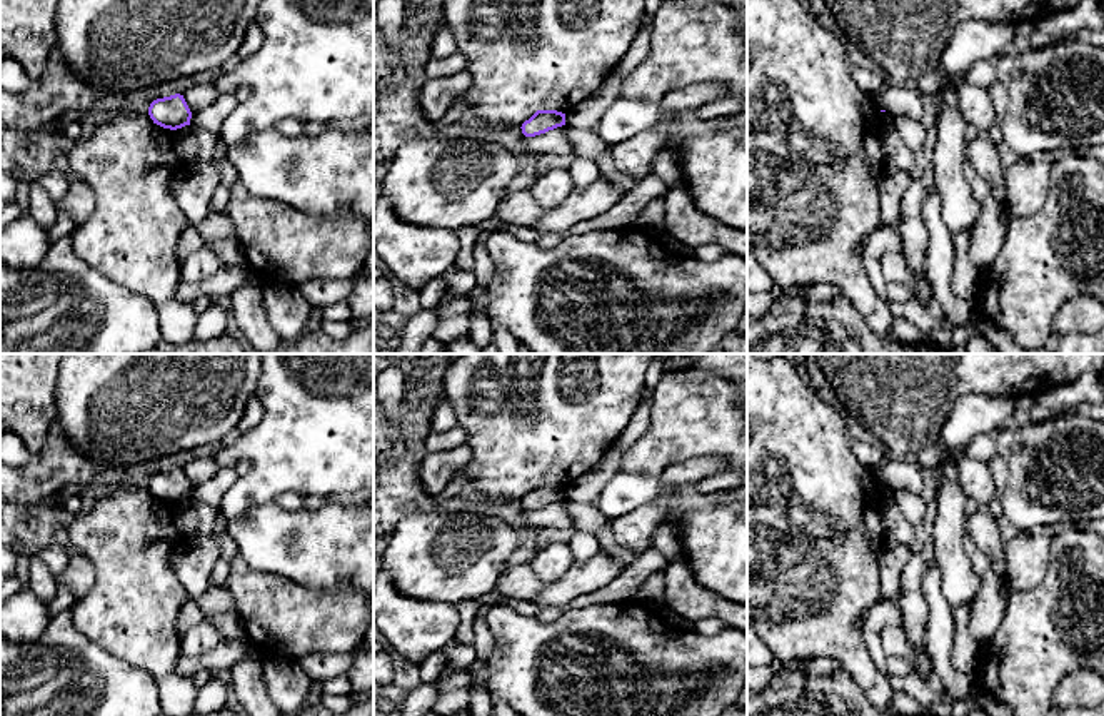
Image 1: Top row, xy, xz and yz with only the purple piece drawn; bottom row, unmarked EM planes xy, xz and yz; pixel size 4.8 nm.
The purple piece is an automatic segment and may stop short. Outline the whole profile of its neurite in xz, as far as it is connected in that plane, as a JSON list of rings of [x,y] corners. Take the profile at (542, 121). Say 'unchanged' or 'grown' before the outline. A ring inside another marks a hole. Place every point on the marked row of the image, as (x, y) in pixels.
unchanged | [[[537,110],[520,129],[525,137],[535,137],[562,125],[565,125],[565,113],[557,110]]]

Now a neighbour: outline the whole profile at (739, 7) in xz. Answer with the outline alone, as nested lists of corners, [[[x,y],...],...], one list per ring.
[[[717,0],[729,7],[737,15],[737,28],[747,33],[747,0]]]

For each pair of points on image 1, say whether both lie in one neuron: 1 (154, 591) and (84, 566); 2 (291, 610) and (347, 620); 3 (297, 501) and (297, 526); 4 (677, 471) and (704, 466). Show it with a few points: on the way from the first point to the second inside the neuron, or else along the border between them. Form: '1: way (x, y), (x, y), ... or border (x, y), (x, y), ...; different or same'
1: border (77, 549), (92, 563), (95, 581), (75, 601); different
2: way (304, 620), (334, 620); same
3: border (272, 501), (287, 509), (304, 508); different
4: way (684, 471), (697, 469); same

